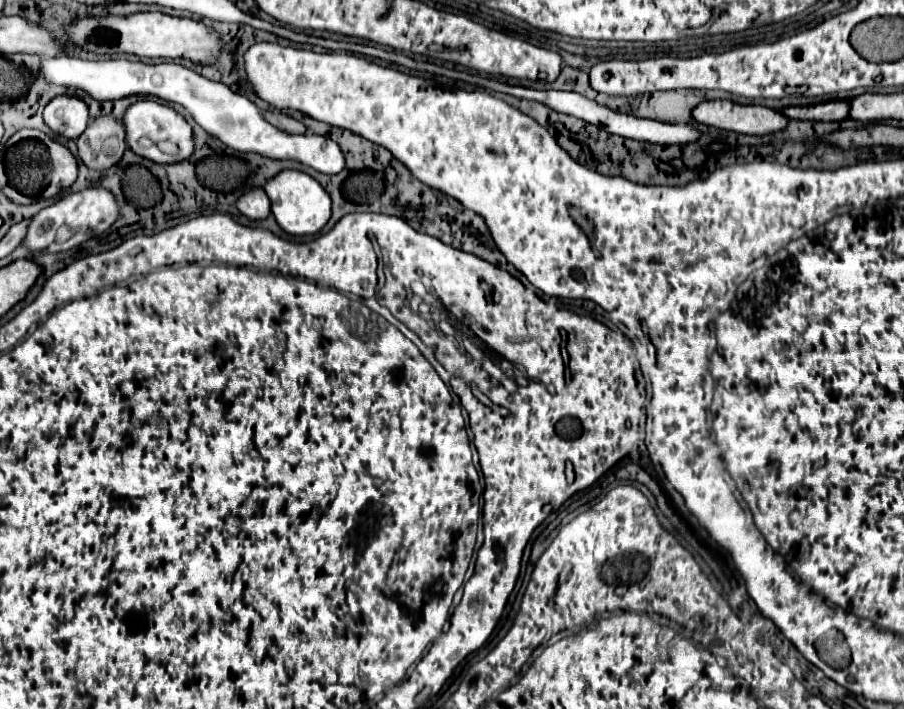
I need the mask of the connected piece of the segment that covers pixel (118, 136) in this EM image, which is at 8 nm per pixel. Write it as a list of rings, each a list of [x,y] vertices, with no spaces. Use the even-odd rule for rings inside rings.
[[[113,115],[97,117],[89,121],[77,139],[77,147],[85,167],[103,173],[121,161],[125,153],[125,129]]]

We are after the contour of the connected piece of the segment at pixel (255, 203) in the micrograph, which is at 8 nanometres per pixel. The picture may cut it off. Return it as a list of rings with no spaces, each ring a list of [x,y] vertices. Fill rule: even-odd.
[[[253,187],[247,193],[243,193],[237,199],[237,209],[249,219],[265,219],[271,213],[269,199],[261,187]]]

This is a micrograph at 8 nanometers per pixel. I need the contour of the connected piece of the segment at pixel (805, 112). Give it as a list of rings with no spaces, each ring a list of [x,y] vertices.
[[[827,101],[807,107],[787,107],[783,113],[789,119],[809,119],[809,121],[845,121],[849,117],[849,101]]]

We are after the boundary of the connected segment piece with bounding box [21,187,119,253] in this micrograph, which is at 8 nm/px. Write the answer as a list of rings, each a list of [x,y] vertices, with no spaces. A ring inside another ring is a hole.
[[[89,187],[89,189],[83,189],[79,193],[69,193],[65,195],[63,199],[59,199],[57,203],[53,203],[51,207],[45,207],[41,209],[29,223],[27,227],[27,233],[25,233],[25,239],[23,239],[23,247],[27,247],[31,253],[35,251],[47,251],[47,253],[61,253],[61,251],[69,251],[77,245],[81,245],[83,241],[91,239],[93,235],[99,235],[103,233],[105,229],[109,229],[115,219],[117,219],[117,203],[115,203],[115,197],[103,189],[103,187]],[[59,227],[73,227],[75,233],[63,241],[63,243],[57,243],[57,231]]]

